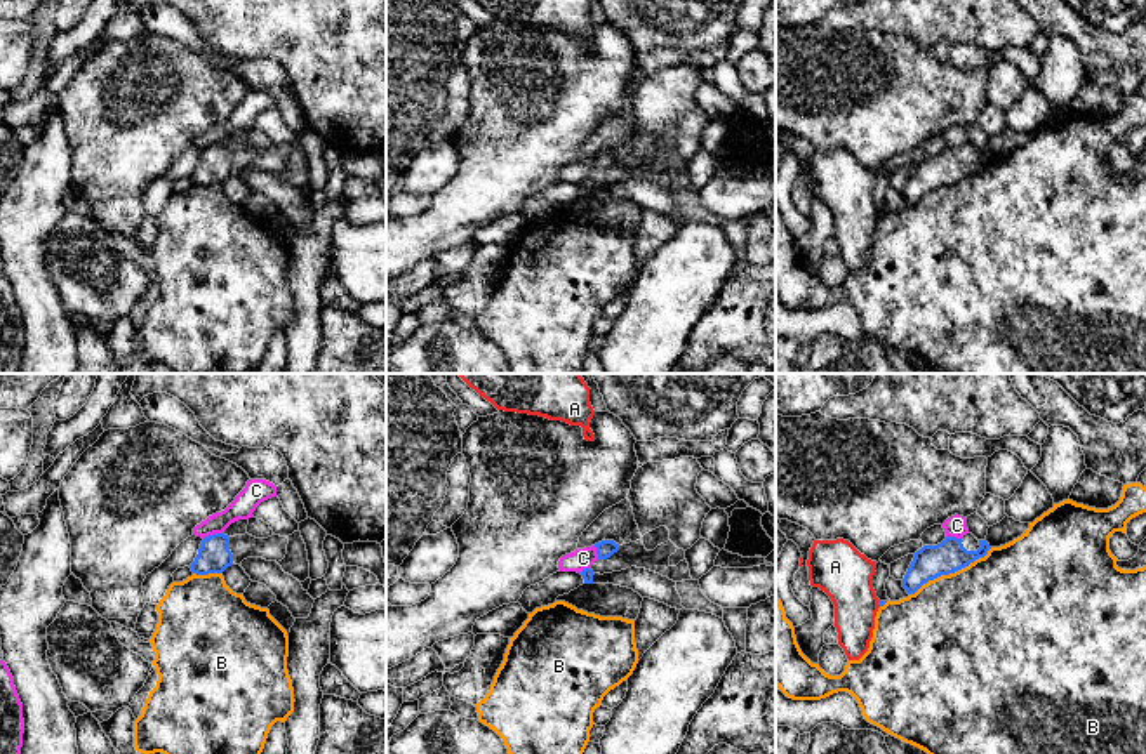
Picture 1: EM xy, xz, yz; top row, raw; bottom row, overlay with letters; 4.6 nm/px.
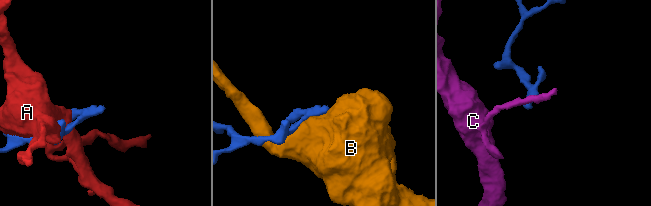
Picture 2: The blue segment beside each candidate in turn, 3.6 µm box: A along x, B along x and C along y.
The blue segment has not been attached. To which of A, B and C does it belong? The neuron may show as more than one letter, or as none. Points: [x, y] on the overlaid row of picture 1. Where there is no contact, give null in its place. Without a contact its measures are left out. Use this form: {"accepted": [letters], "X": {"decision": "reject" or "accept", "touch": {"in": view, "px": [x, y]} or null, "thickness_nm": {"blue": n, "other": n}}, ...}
{"accepted": [], "A": {"decision": "reject", "touch": {"in": "yz", "px": [879, 603]}, "thickness_nm": {"blue": 30, "other": 240}}, "B": {"decision": "reject", "touch": {"in": "yz", "px": [950, 572]}, "thickness_nm": {"blue": 160, "other": 480}}, "C": {"decision": "reject", "touch": {"in": "xy", "px": [214, 534]}, "thickness_nm": {"blue": 160, "other": 110}}}

